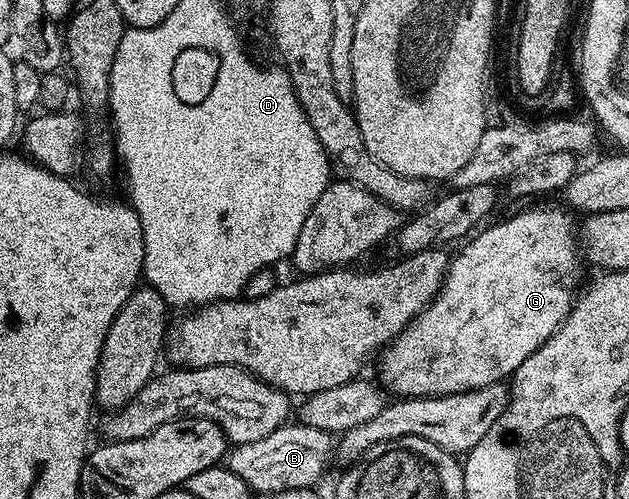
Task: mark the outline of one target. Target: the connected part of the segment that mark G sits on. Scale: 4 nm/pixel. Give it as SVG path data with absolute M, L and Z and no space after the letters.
M557 204L557 206L536 206L533 210L524 210L521 214L506 219L505 222L496 222L493 226L485 225L479 232L473 233L459 247L461 250L457 254L451 255L448 271L440 286L440 291L436 293L436 299L393 340L391 346L379 355L379 385L385 391L391 392L393 390L393 395L401 398L429 398L430 396L450 396L458 392L470 392L478 388L486 388L495 382L504 382L511 379L512 373L518 368L518 364L522 364L522 360L526 360L526 356L530 356L546 340L550 340L550 336L554 336L554 332L564 323L566 316L572 311L572 303L578 293L578 287L581 285L580 266L582 267L582 262L578 257L578 226L575 221L572 223L571 216L573 217L560 204Z

